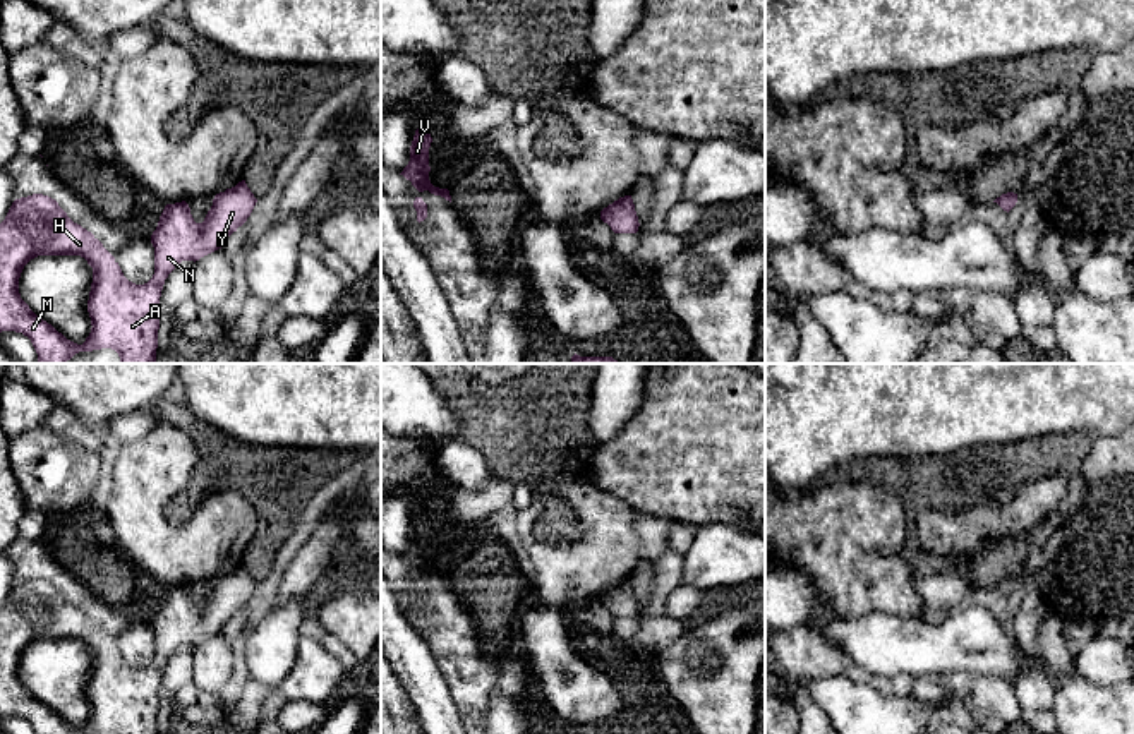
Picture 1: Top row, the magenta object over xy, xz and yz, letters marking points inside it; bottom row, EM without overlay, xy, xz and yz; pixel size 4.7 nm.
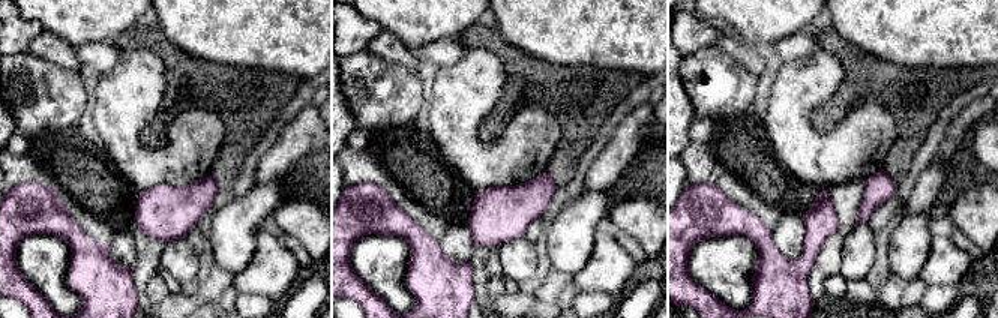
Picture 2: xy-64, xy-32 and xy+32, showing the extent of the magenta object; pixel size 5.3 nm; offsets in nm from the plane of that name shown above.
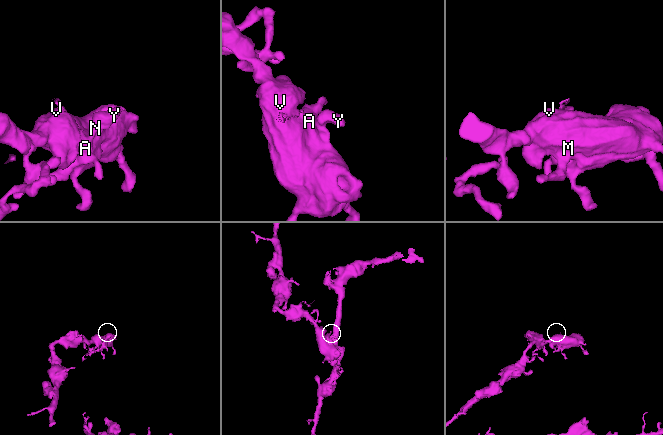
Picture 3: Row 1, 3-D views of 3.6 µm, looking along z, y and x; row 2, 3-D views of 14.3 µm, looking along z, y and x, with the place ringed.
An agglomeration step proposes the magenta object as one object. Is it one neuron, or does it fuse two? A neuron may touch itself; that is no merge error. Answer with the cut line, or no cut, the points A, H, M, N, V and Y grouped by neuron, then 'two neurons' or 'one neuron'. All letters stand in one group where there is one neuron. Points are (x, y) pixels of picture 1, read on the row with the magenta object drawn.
no cut | A H M N V Y | one neuron

